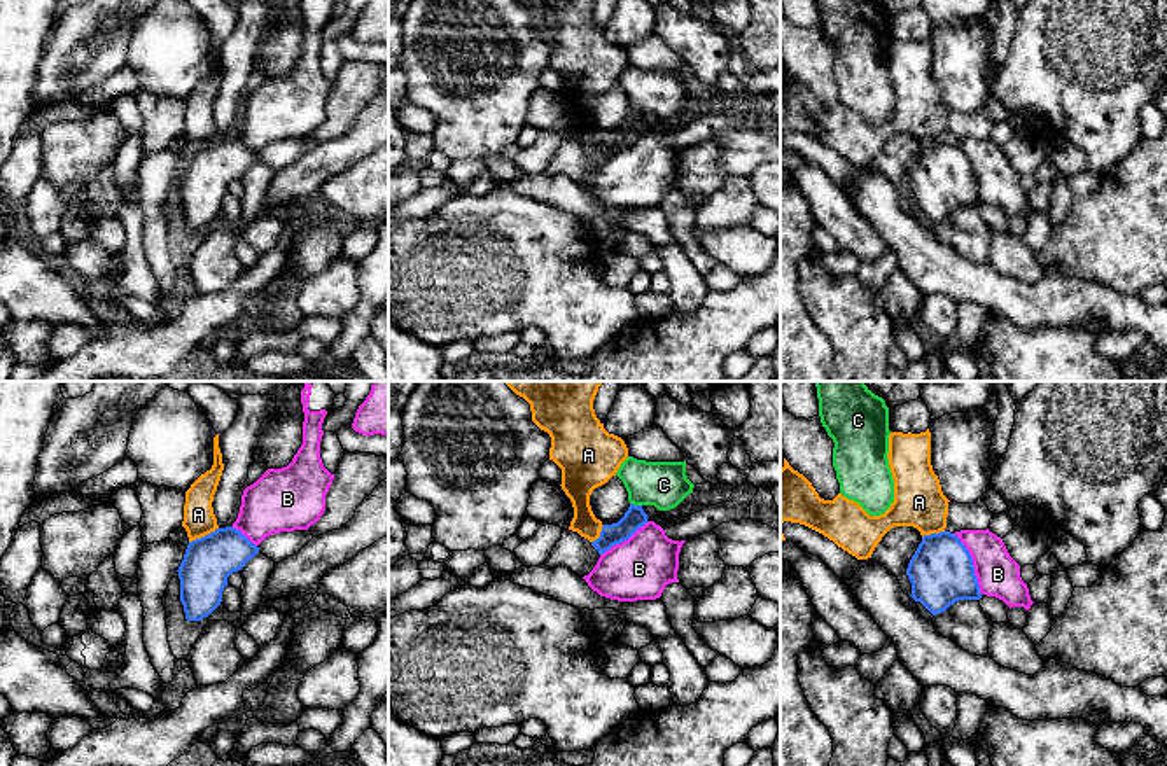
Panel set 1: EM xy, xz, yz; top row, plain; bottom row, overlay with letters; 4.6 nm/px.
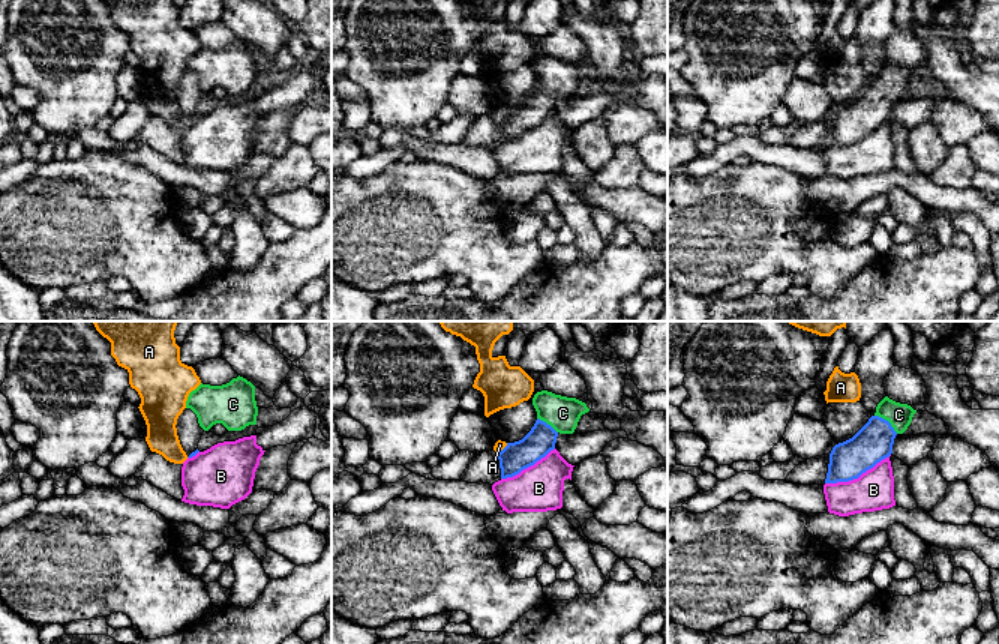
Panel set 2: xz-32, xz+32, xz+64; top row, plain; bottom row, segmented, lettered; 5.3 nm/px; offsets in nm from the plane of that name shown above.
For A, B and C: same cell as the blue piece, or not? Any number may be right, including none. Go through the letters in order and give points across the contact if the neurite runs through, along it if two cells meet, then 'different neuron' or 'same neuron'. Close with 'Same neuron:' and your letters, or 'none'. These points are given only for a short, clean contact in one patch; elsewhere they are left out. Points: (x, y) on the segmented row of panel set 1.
A: along xy (217, 527), (189, 543) | different neuron
B: different neuron
C: across xz (634, 518), (635, 506), (656, 485), (663, 485) | same neuron
Same neuron: C

